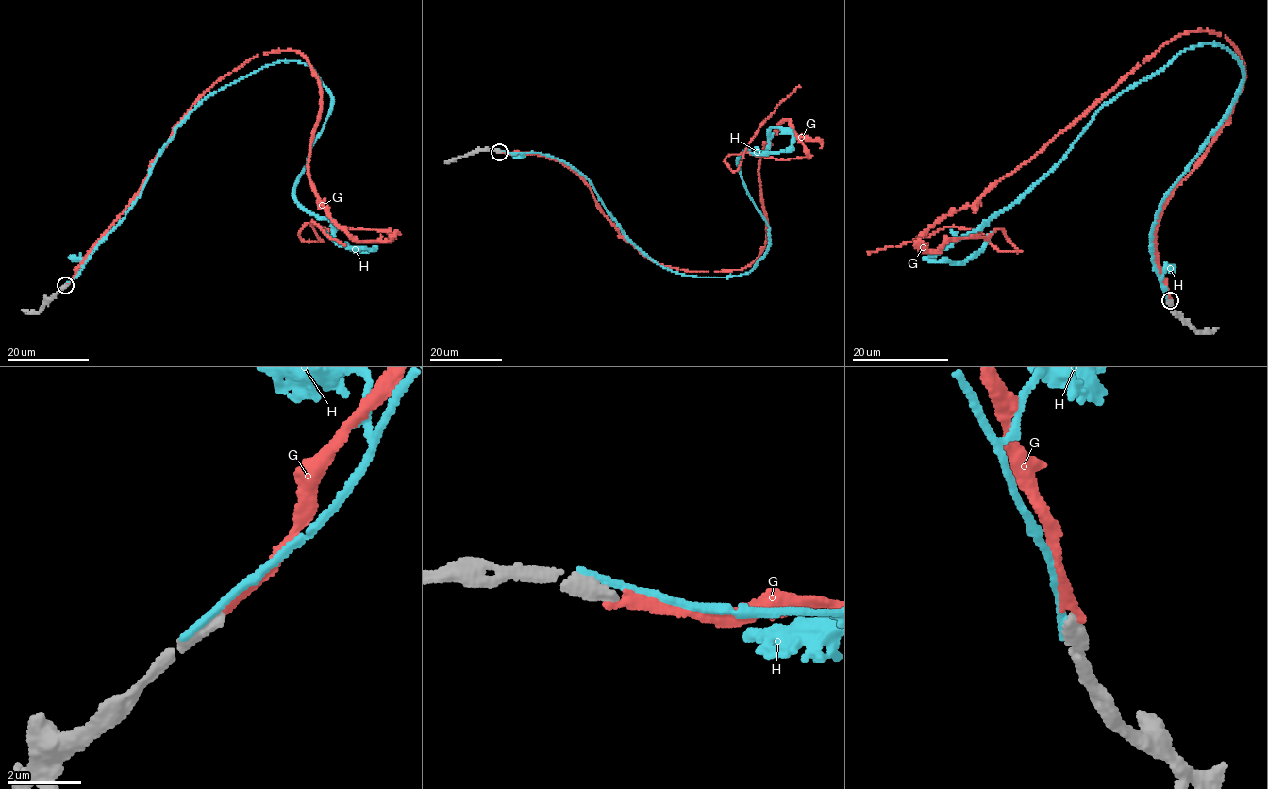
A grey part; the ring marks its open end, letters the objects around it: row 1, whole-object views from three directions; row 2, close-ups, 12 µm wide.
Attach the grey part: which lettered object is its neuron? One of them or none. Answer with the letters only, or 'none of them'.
G

